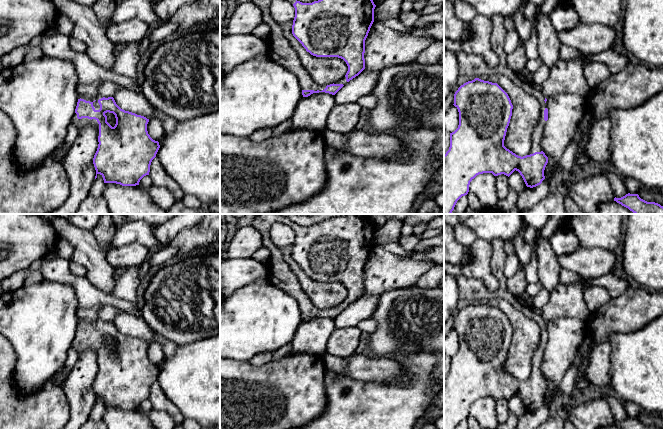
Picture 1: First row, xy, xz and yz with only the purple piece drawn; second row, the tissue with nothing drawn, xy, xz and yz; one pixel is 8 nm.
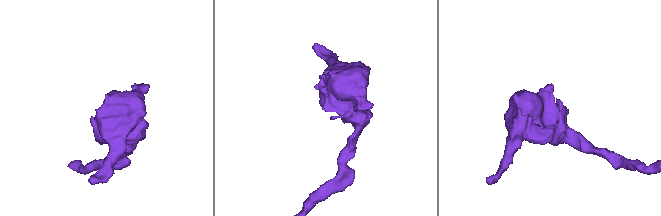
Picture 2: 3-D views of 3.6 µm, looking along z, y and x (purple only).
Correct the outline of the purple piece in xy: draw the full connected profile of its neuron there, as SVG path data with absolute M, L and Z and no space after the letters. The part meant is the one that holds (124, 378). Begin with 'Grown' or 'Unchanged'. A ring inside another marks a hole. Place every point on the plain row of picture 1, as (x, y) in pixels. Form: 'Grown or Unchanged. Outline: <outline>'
Grown. Outline: M96 319L93 322L78 321L72 347L78 355L86 349L94 349L97 354L98 372L93 382L96 400L100 398L104 407L116 407L122 410L139 409L140 404L149 399L152 384L160 372L159 366L153 364L147 355L149 343L121 333L113 321ZM107 336L113 337L116 348L112 351L107 346Z

